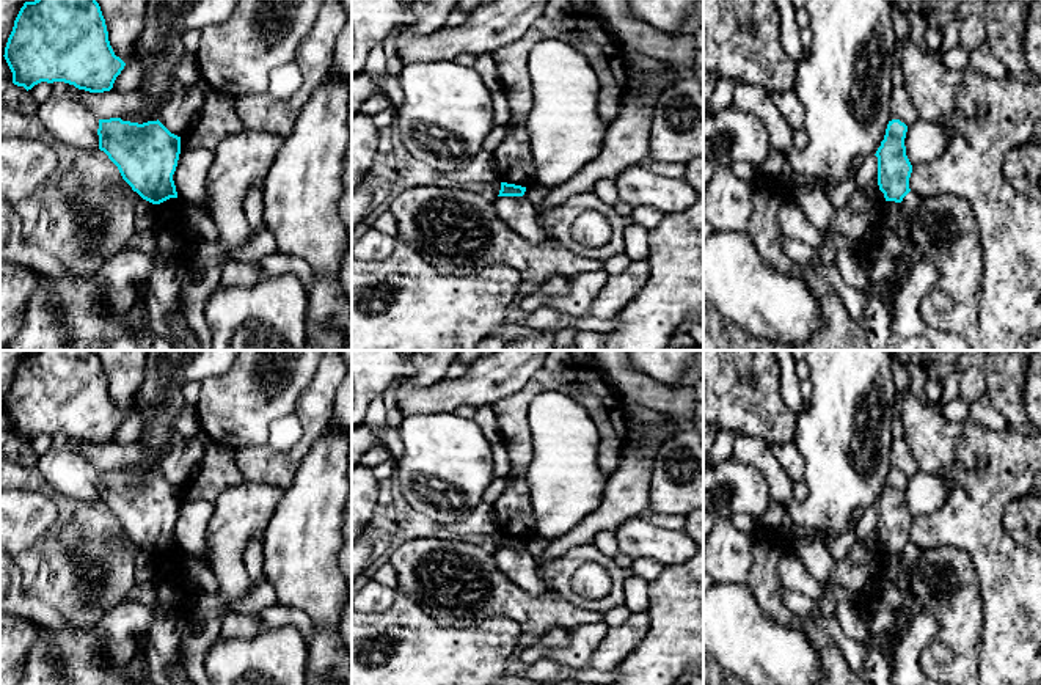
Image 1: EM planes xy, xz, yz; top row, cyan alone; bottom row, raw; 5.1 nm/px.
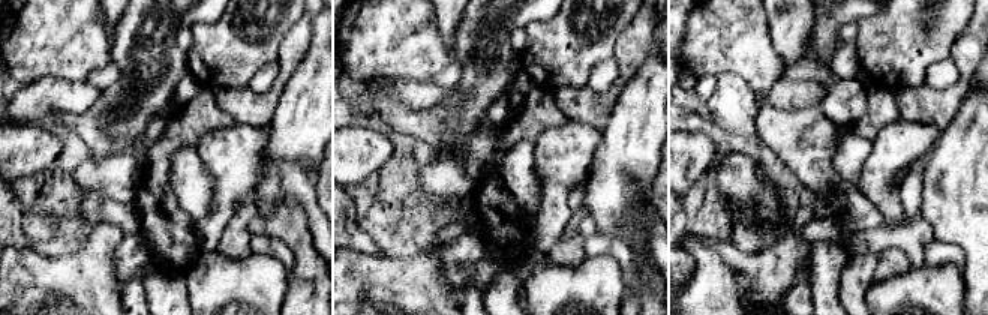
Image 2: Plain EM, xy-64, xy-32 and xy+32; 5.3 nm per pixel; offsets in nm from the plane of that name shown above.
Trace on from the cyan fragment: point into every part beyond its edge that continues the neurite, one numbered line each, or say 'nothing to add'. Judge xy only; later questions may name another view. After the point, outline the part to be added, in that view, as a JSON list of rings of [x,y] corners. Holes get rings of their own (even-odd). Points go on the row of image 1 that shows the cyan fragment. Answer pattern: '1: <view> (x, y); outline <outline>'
nothing to add

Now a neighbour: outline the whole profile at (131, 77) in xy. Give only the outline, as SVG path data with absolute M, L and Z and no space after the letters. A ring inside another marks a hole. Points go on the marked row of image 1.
M140 61L126 63L121 74L116 77L113 88L116 91L138 90L143 83L143 64Z

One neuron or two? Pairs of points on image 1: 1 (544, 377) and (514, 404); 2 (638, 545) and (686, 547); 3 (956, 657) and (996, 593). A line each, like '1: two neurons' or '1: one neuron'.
1: one neuron
2: one neuron
3: two neurons

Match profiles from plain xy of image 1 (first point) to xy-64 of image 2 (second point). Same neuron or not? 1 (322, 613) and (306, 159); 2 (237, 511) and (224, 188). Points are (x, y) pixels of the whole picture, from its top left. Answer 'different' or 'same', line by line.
1: same
2: same

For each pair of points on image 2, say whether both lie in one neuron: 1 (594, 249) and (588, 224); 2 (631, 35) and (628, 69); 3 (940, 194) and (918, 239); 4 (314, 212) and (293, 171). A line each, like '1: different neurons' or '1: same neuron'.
1: different neurons
2: same neuron
3: different neurons
4: same neuron

